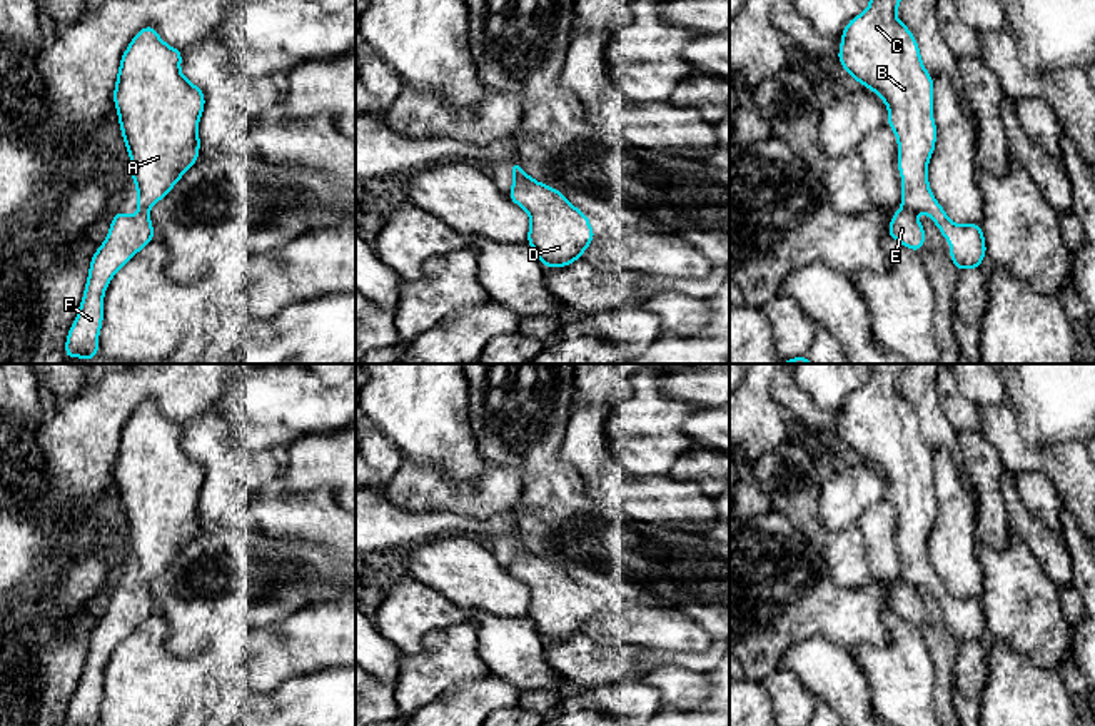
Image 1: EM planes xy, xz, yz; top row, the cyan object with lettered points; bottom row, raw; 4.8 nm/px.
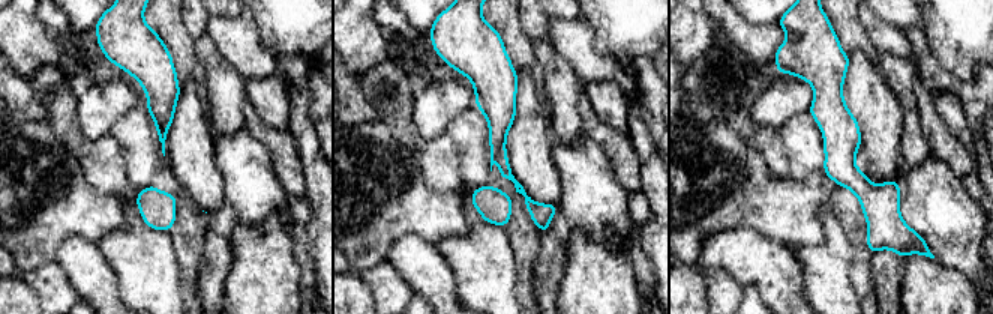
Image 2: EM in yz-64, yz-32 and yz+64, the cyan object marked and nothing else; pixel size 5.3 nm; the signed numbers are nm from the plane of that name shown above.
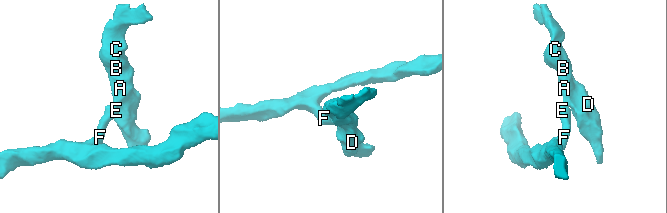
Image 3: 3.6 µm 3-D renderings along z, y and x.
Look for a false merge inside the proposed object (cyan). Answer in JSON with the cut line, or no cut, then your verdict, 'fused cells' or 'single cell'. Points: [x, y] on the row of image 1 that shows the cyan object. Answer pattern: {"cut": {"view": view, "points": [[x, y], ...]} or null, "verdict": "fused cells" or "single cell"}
{"cut": null, "verdict": "single cell"}

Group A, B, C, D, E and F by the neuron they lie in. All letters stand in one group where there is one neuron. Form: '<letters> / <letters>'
A B C D E F

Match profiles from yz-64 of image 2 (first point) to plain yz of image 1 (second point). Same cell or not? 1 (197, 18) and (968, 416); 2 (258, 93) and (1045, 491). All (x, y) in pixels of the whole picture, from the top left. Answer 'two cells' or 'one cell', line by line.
1: one cell
2: one cell

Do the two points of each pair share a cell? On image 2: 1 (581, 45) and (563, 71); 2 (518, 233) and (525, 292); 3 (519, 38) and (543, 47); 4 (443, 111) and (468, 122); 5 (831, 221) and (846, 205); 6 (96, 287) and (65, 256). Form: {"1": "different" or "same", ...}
{"1": "different", "2": "same", "3": "different", "4": "different", "5": "different", "6": "same"}

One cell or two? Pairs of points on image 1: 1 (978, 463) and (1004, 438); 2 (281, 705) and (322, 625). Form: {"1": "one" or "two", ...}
{"1": "two", "2": "two"}

